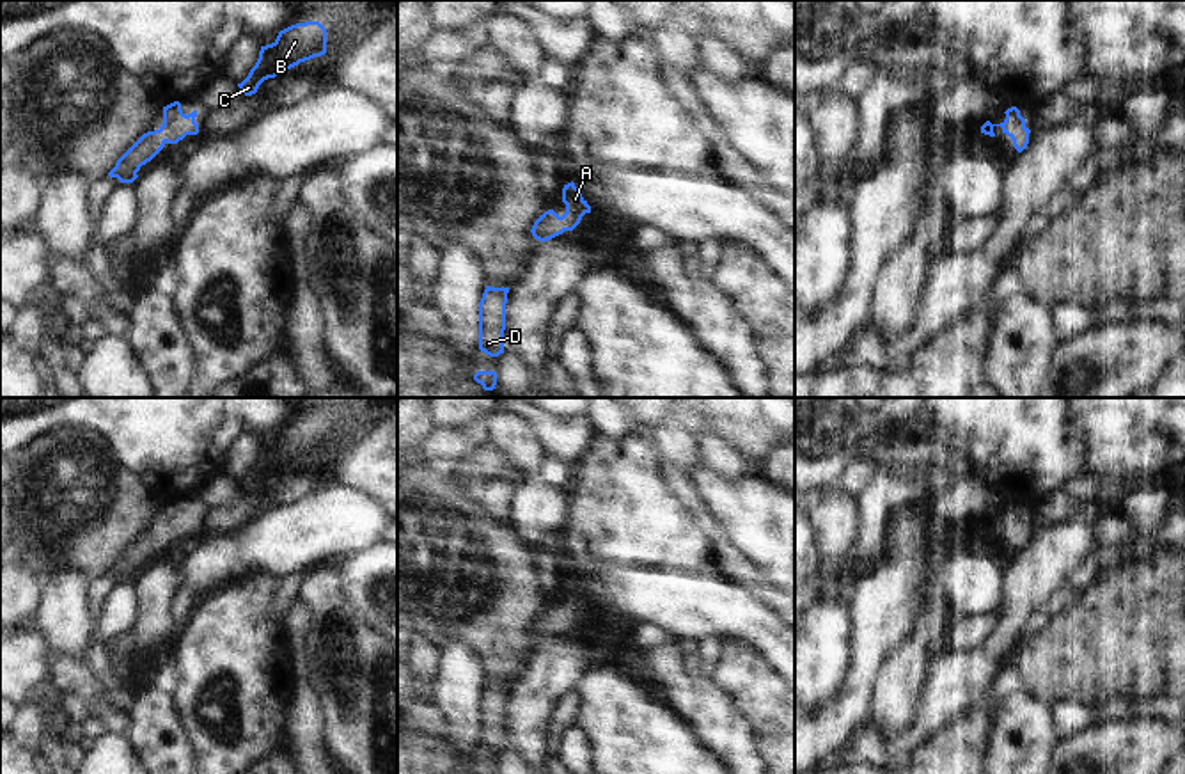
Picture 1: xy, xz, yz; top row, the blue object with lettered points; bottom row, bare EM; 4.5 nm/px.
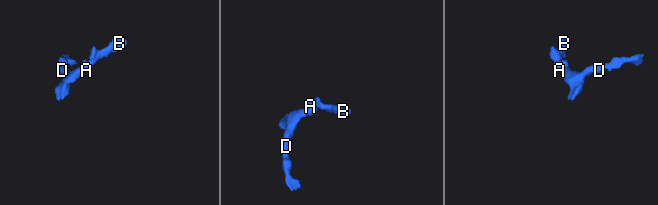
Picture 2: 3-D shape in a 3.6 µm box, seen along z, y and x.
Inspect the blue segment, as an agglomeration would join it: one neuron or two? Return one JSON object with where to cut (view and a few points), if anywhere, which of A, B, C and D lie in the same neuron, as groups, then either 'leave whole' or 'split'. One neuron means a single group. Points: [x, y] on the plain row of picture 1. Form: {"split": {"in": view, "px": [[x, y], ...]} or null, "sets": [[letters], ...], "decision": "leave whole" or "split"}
{"split": null, "sets": [["A", "B", "C", "D"]], "decision": "leave whole"}

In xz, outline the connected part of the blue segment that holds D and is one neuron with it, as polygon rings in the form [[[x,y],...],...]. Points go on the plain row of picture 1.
[[[486,683],[479,699],[479,747],[490,754],[504,751],[507,691],[509,685]]]

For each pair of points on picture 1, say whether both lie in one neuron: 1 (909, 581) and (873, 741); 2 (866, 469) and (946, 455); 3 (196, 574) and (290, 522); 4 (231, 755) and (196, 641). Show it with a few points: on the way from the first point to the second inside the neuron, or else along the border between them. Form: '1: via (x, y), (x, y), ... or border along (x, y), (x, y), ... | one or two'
1: border along (871, 716), (850, 741) | two
2: border along (875, 465), (868, 460), (854, 460), (834, 478) | two
3: via (219, 560), (266, 545) | one
4: via (243, 725), (242, 686), (226, 664) | one

